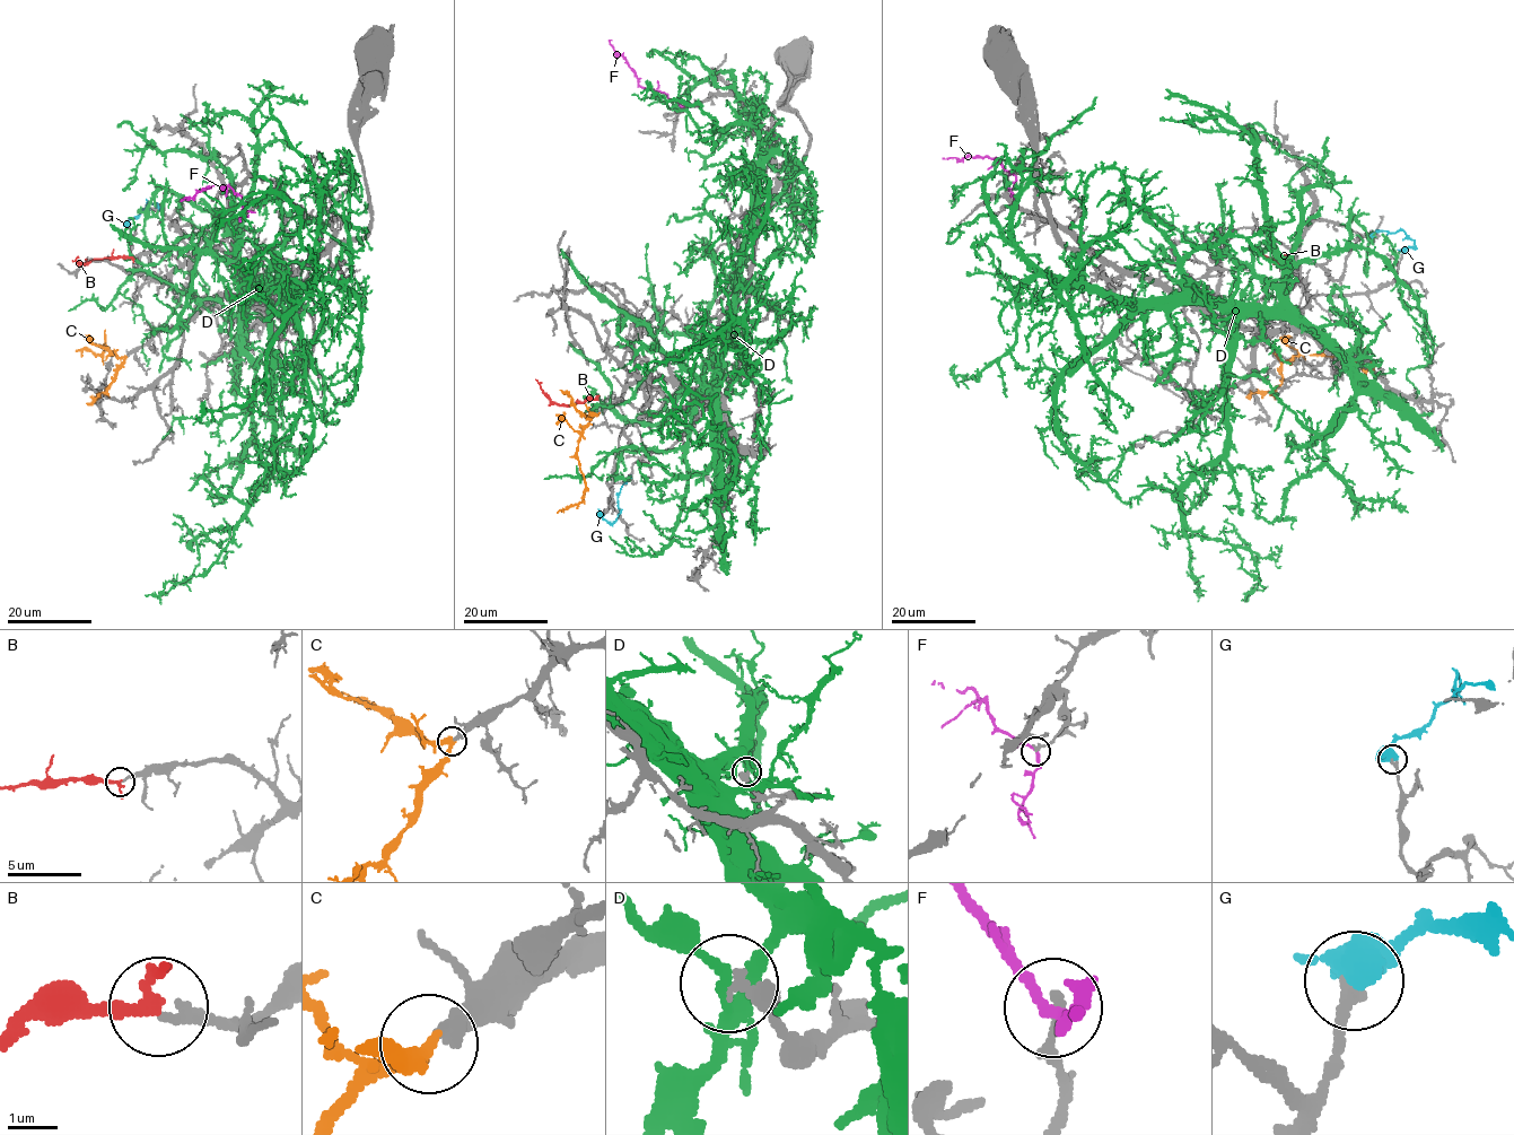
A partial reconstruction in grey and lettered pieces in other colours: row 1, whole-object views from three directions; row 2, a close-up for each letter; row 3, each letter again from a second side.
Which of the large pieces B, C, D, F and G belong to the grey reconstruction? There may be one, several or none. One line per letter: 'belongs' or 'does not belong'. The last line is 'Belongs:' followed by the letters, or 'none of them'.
B: belongs
C: belongs
D: does not belong
F: does not belong
G: does not belong
Belongs: B, C

